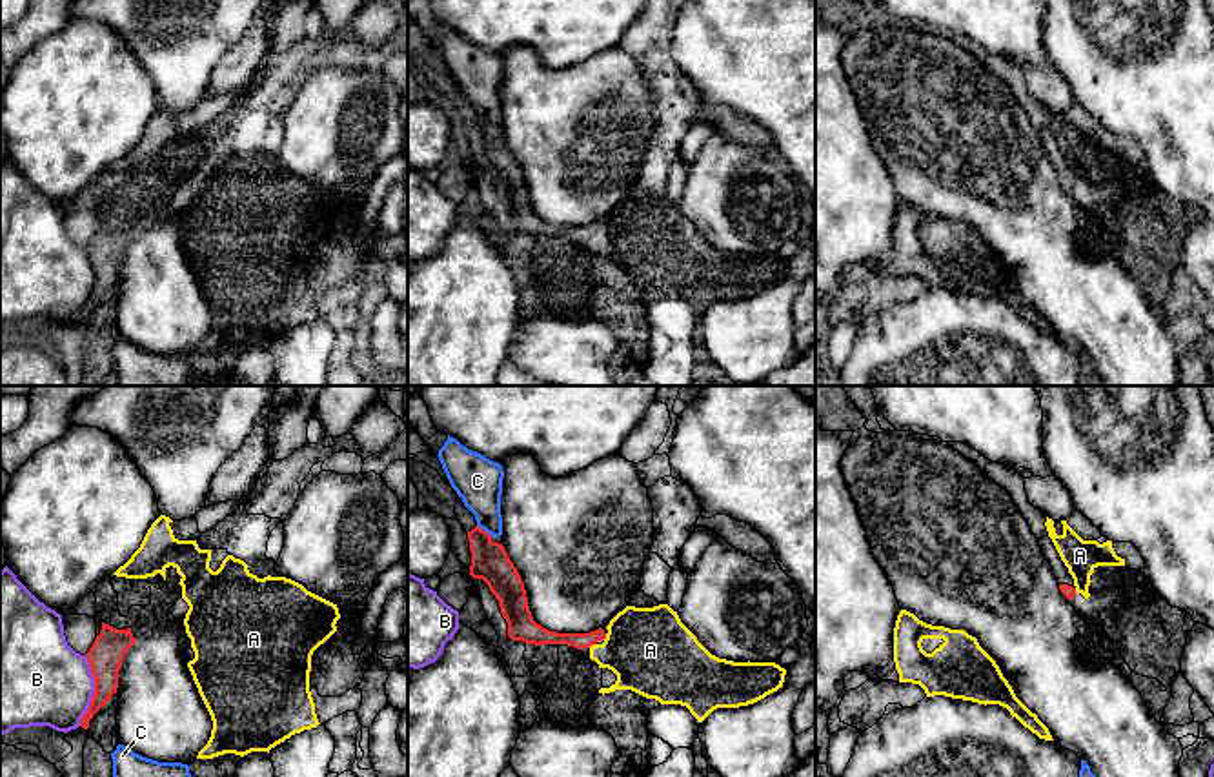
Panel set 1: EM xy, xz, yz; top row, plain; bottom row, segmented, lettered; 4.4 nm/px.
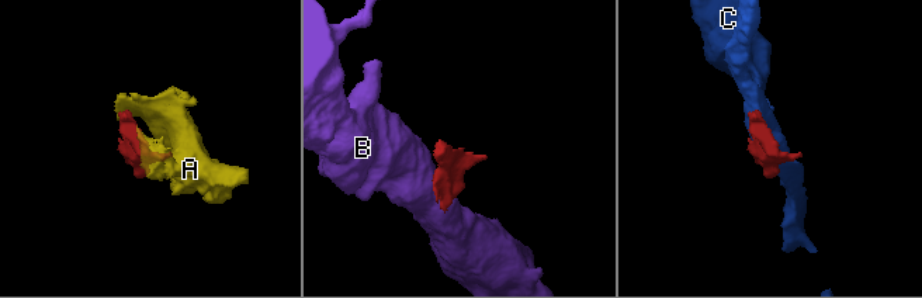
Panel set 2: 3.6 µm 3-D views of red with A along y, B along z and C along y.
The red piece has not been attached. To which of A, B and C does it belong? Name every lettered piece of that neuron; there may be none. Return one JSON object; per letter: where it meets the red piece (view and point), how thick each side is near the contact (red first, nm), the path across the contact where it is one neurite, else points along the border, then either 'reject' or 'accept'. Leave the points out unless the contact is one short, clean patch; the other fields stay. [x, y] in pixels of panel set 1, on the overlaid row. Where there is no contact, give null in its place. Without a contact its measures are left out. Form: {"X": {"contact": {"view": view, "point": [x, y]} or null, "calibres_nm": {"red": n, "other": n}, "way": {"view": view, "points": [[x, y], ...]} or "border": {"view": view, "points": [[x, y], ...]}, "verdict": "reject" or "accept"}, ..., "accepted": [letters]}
{"A": {"contact": {"view": "xz", "point": [605, 637]}, "calibres_nm": {"red": 70, "other": 380}, "way": {"view": "xz", "points": [[579, 641], [605, 637], [650, 650]]}, "verdict": "accept"}, "B": {"contact": {"view": "xy", "point": [95, 690]}, "calibres_nm": {"red": 150, "other": 400}, "verdict": "reject"}, "C": {"contact": {"view": "xz", "point": [483, 530]}, "calibres_nm": {"red": 160, "other": 220}, "verdict": "reject"}, "accepted": ["A"]}

